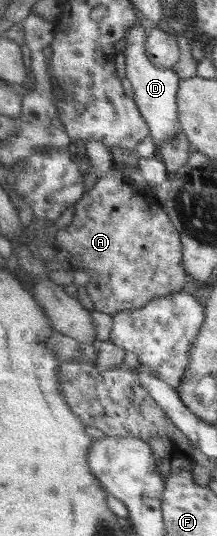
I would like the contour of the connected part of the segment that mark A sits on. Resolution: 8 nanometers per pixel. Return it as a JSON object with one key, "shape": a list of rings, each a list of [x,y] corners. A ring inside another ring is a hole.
{"shape":[[[120,173],[100,174],[91,190],[74,204],[75,212],[70,226],[56,233],[55,248],[72,255],[72,261],[80,261],[80,269],[88,273],[90,282],[86,291],[97,312],[114,316],[124,310],[138,309],[148,301],[174,296],[189,289],[188,273],[183,265],[183,247],[178,232],[174,229],[163,204],[151,192],[137,194],[122,181]]]}

